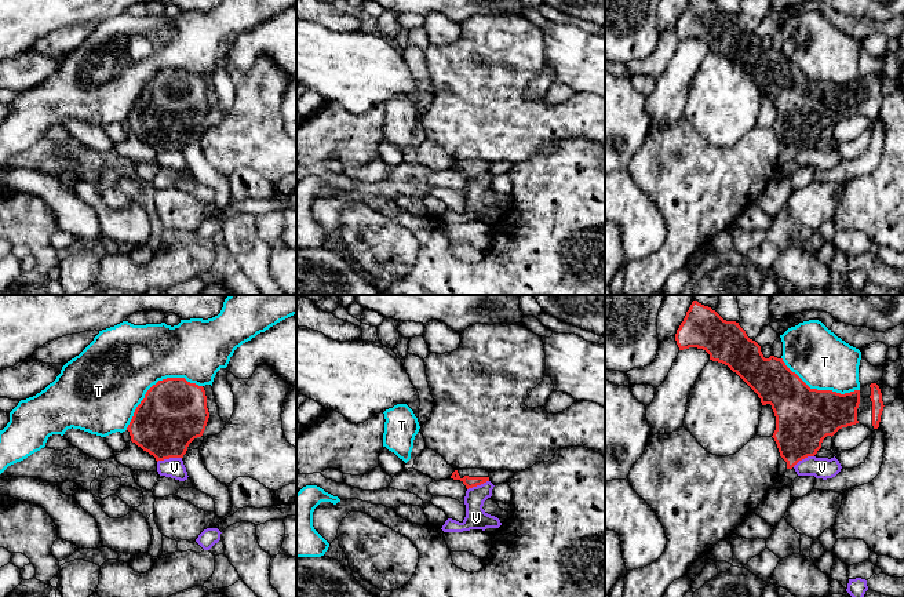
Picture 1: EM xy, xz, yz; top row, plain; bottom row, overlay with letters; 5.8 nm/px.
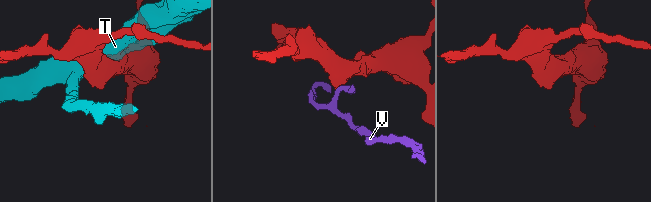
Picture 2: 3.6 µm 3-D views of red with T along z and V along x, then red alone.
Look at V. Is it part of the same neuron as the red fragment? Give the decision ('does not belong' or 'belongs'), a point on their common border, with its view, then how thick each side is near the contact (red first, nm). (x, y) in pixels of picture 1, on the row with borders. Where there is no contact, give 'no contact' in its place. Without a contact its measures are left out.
does not belong; meets red in xy at (168, 458); 380 nm thick on the red side, 120 nm on the other

